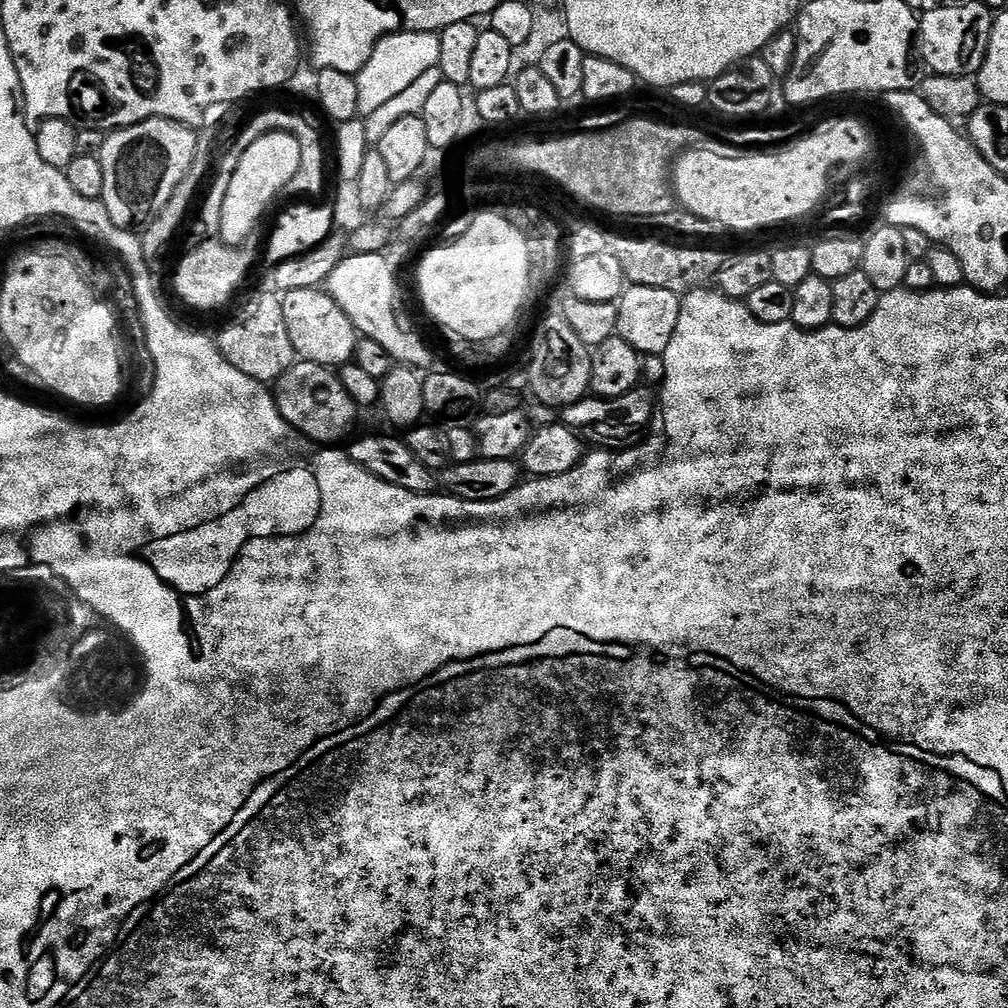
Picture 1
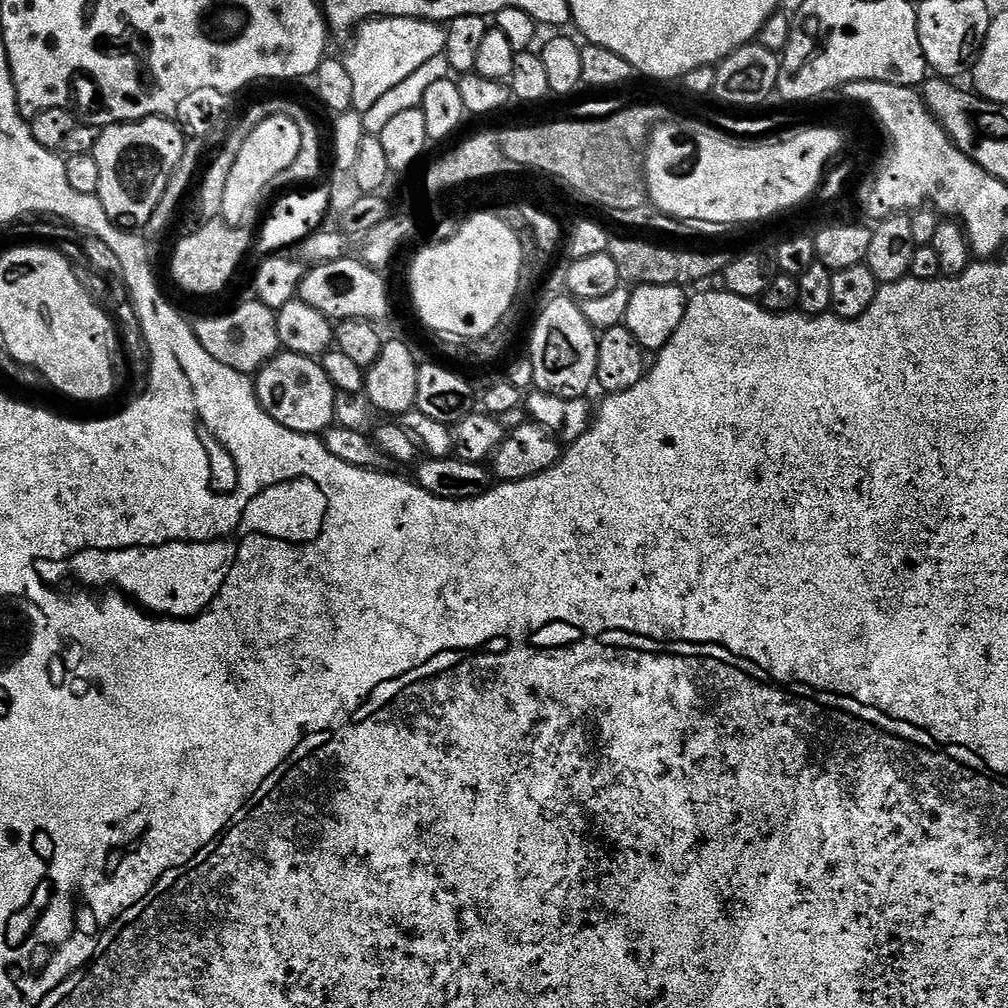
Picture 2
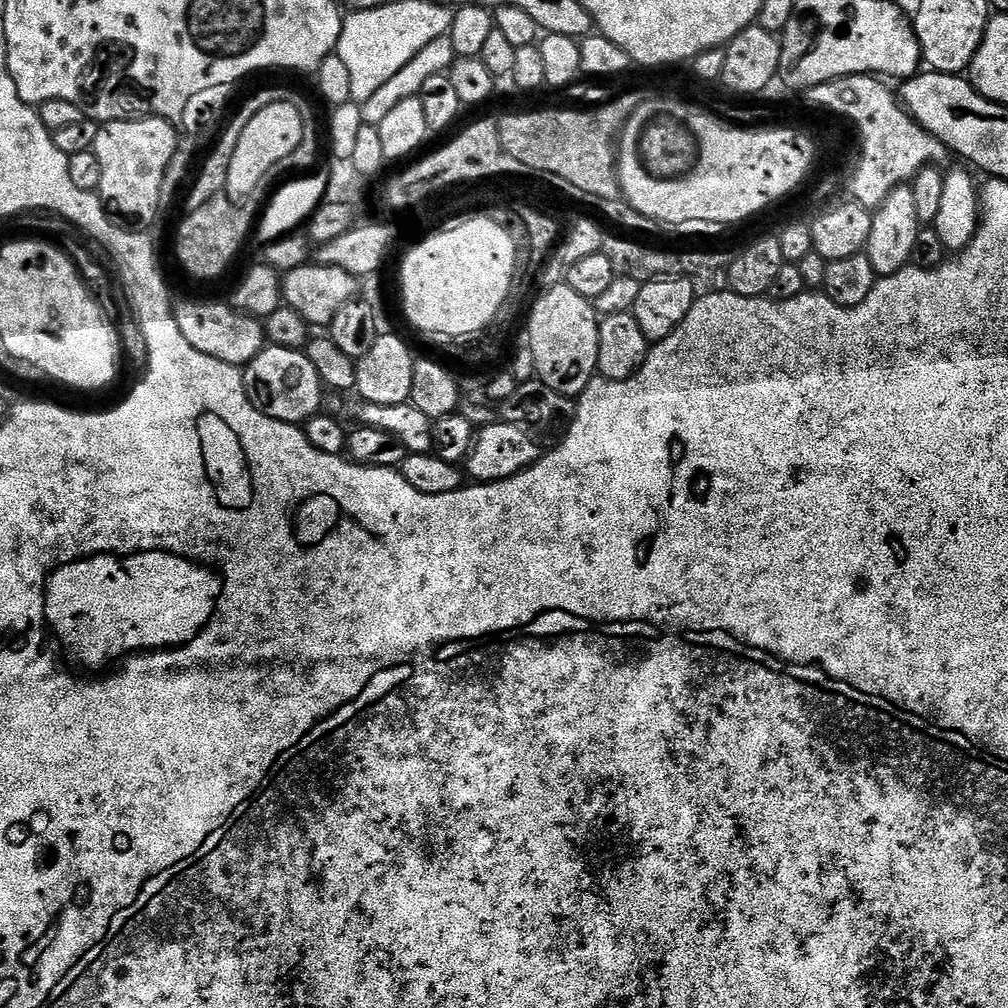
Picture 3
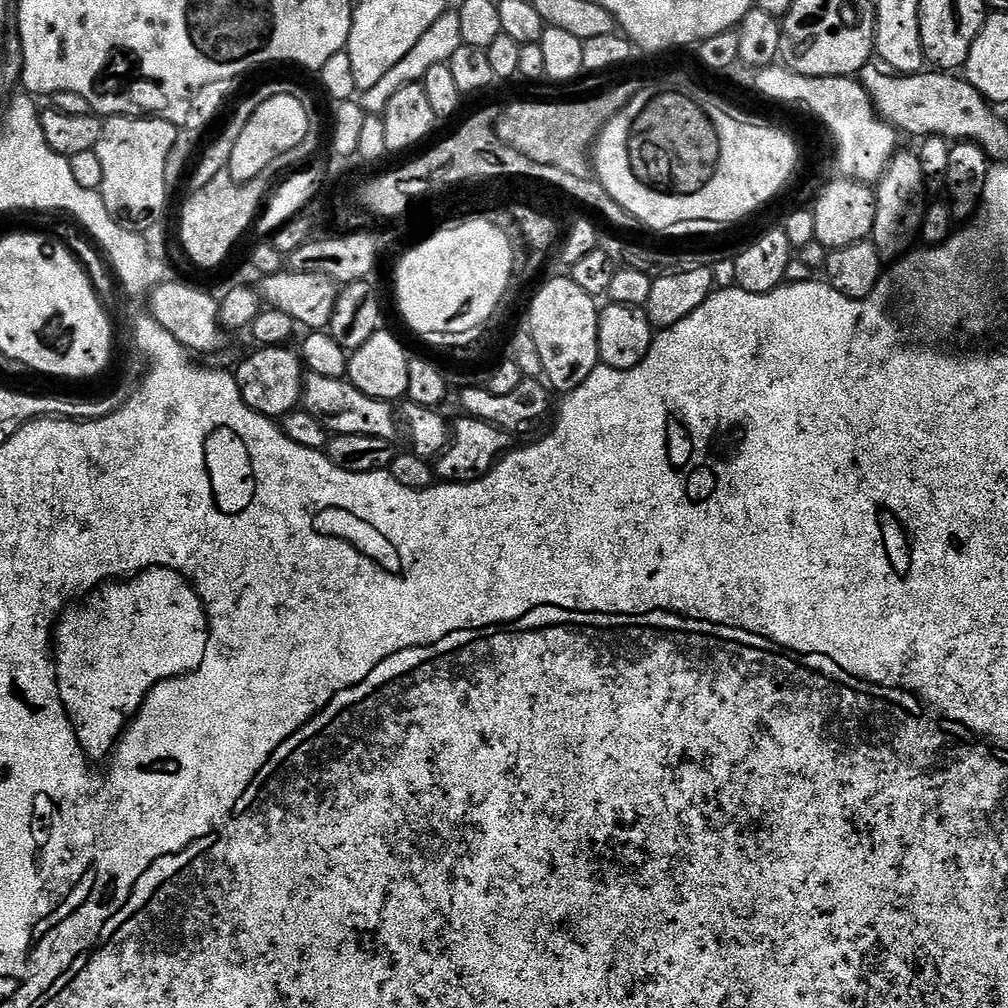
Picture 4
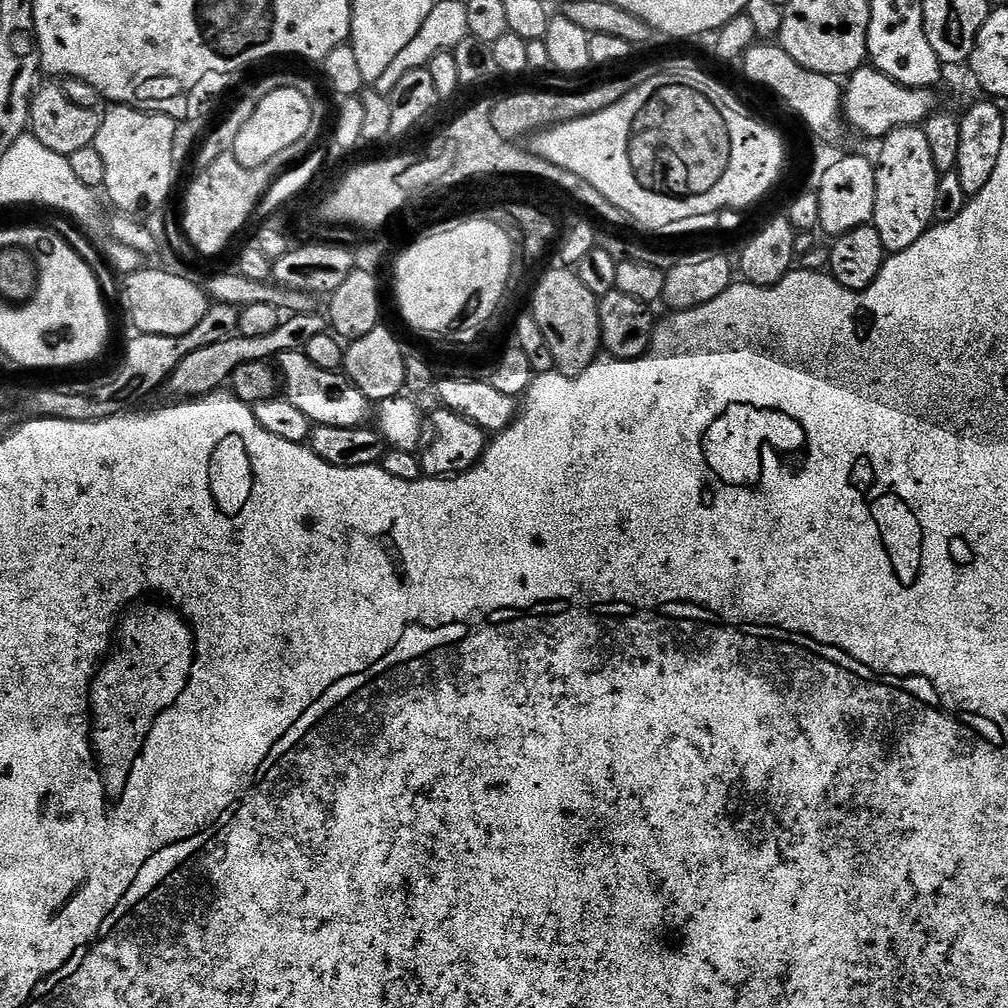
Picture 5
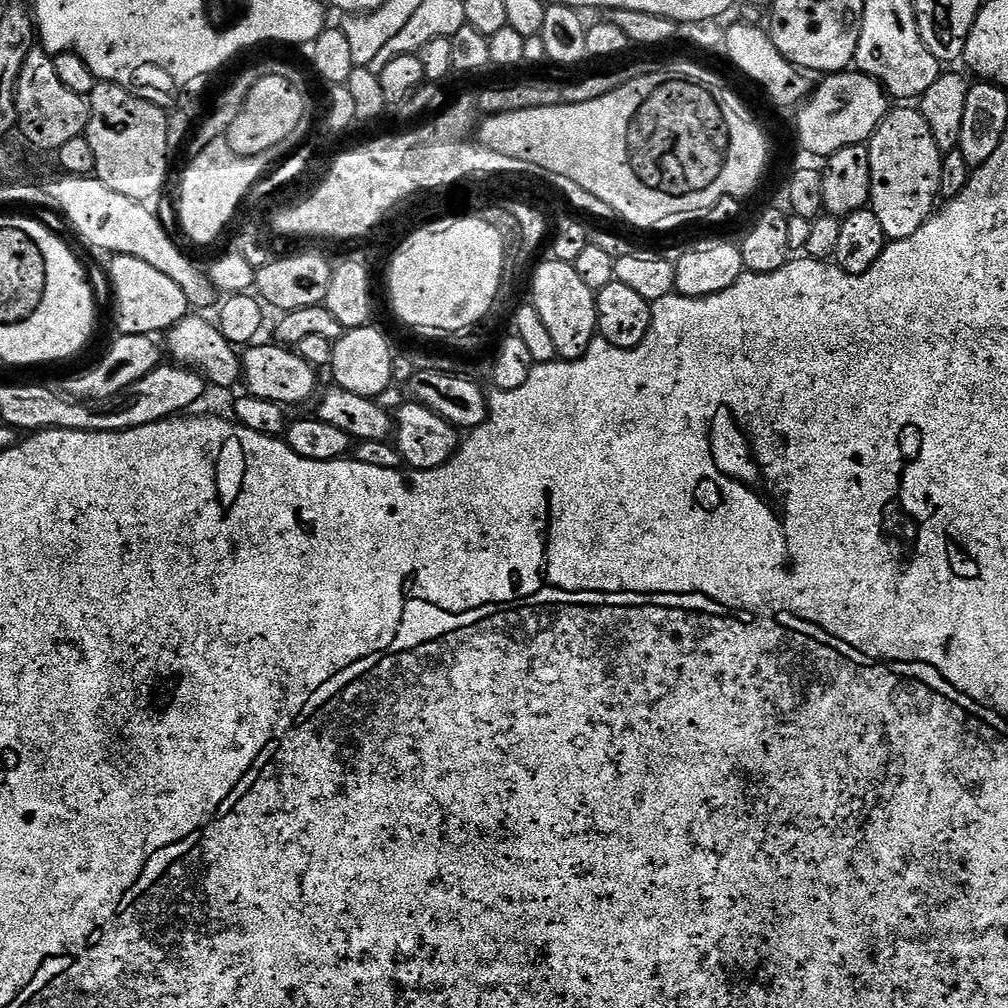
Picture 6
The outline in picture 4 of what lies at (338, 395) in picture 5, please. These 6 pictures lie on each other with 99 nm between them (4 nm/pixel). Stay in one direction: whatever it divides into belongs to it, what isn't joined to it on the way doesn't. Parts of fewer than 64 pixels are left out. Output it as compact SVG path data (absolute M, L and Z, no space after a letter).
M308 372L304 377L302 408L329 433L338 436L370 434L370 438L386 438L393 442L399 441L399 436L400 439L402 436L402 424L398 419L397 409L387 400L370 398L370 394L362 394L362 390L358 390L358 386L354 386L347 378L339 380Z

